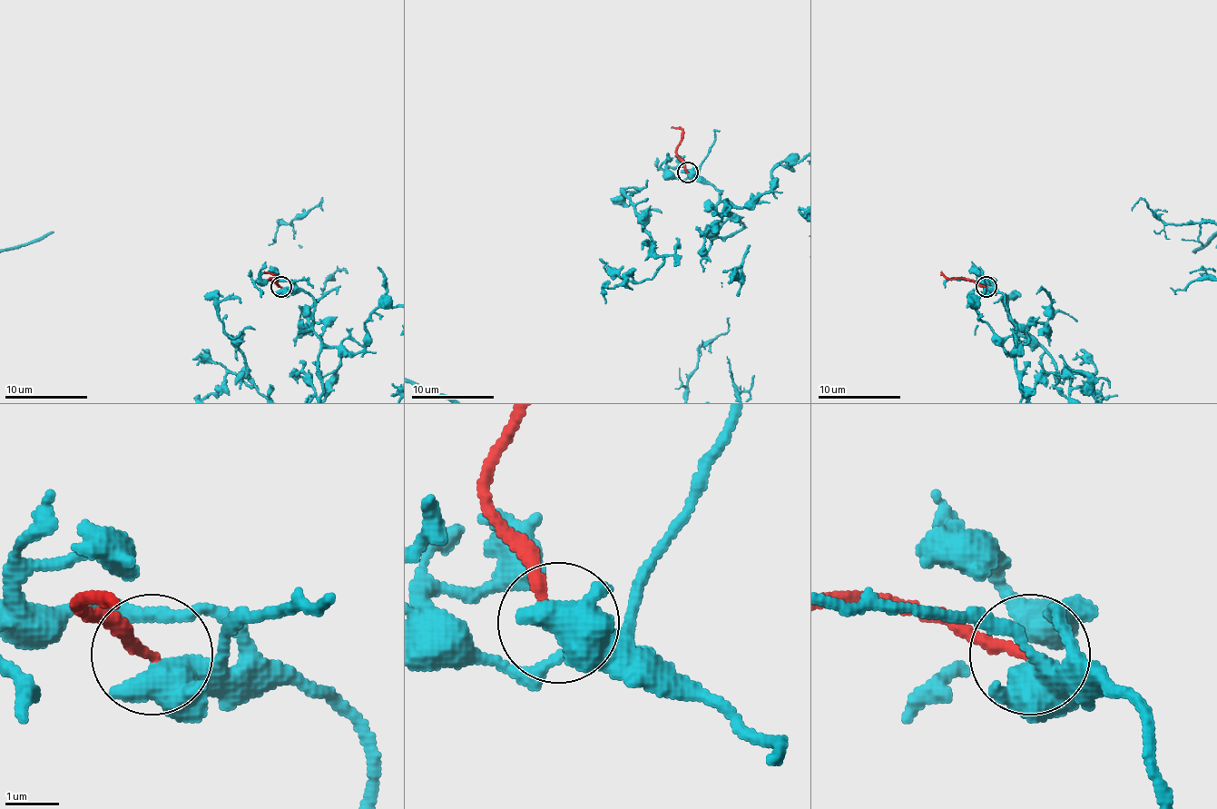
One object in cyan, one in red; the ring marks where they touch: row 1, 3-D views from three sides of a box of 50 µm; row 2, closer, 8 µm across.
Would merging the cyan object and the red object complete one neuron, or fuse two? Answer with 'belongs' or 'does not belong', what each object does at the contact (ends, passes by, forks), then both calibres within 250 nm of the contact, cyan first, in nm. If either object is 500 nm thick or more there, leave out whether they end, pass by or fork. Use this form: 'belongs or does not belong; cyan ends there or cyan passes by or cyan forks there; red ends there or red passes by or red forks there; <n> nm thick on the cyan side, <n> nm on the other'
does not belong; 500 nm thick on the cyan side, 200 nm on the other

